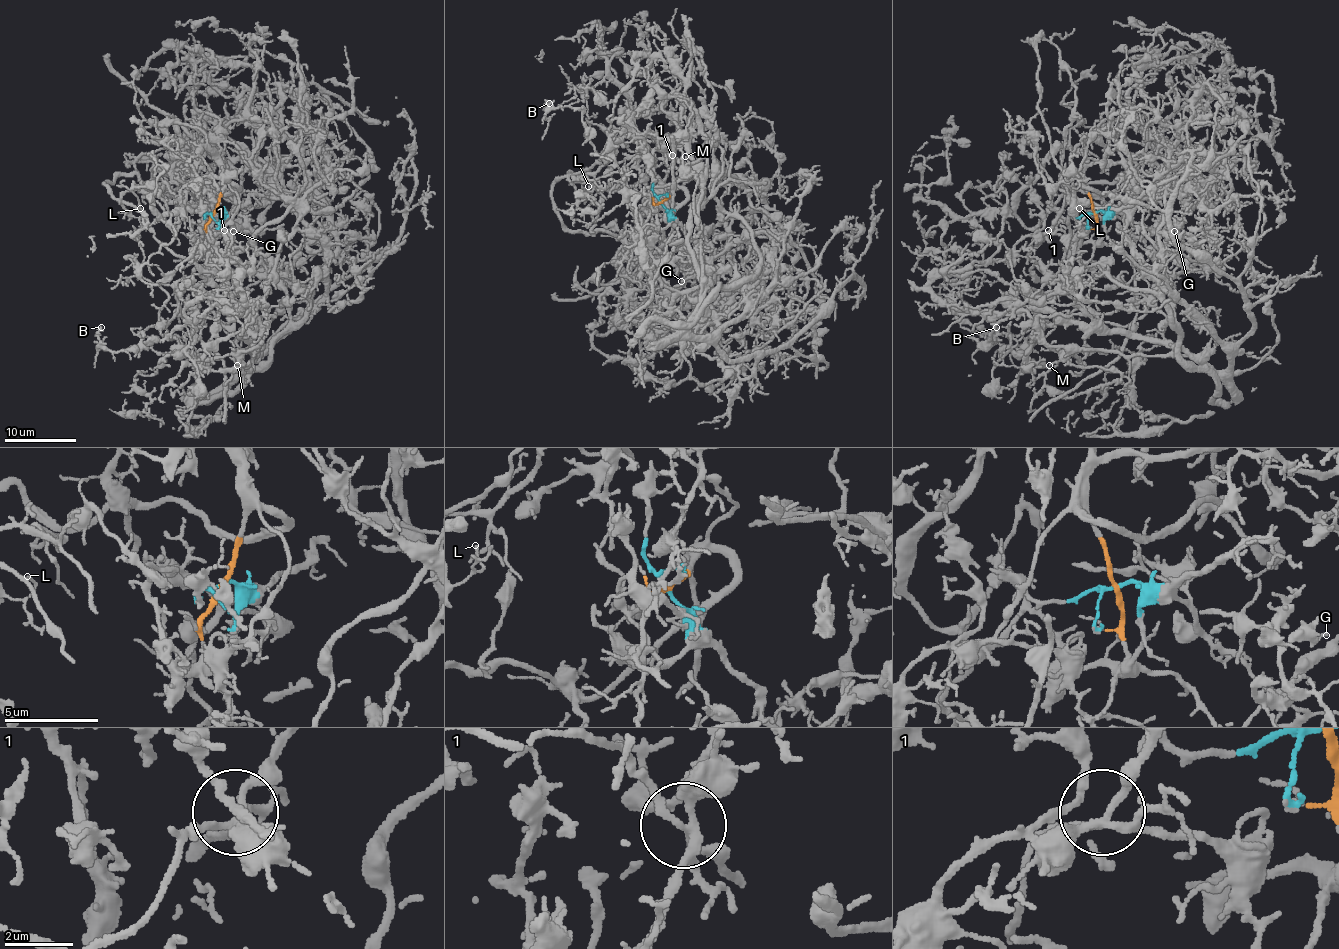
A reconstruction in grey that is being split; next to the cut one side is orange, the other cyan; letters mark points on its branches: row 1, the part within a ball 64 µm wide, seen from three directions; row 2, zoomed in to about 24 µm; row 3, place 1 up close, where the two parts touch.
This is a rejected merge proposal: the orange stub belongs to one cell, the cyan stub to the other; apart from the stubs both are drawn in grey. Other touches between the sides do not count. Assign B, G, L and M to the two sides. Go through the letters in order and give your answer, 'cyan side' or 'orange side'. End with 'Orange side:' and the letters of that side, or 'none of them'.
B: orange side
G: cyan side
L: orange side
M: cyan side
Orange side: B, L

